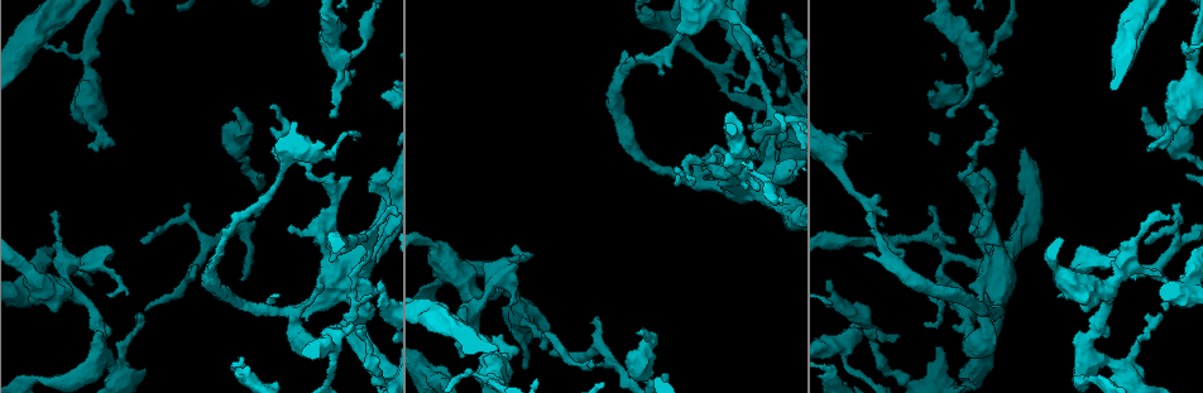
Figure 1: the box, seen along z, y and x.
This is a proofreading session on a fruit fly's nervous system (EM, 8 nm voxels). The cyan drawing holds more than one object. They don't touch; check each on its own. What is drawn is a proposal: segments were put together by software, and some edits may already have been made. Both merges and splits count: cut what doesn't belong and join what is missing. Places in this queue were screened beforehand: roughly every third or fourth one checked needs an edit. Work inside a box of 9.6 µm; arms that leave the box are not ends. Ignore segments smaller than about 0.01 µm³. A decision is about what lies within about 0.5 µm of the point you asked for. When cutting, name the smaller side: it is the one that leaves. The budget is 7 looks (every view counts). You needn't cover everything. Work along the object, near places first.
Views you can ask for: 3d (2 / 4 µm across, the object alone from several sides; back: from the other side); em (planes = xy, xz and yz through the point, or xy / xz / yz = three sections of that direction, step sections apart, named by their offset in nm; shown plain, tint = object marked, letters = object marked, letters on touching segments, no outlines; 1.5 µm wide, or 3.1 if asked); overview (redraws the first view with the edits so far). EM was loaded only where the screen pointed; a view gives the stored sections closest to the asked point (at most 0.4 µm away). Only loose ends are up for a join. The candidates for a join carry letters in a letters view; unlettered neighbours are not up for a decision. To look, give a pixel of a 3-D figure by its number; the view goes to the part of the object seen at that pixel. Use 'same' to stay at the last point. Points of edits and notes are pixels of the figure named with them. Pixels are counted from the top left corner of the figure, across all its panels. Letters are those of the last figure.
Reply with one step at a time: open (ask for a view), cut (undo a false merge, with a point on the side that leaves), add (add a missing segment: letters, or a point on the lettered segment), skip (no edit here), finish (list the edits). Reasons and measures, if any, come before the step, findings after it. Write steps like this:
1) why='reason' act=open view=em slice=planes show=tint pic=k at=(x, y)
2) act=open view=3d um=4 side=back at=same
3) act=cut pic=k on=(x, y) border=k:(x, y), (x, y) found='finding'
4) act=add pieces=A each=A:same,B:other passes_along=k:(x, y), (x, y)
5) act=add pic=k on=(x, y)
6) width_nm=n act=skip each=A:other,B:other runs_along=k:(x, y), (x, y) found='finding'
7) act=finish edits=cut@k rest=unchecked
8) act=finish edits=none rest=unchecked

why='thick turns thin' act=open view=3d um=2 pic=1 at=(617, 80)

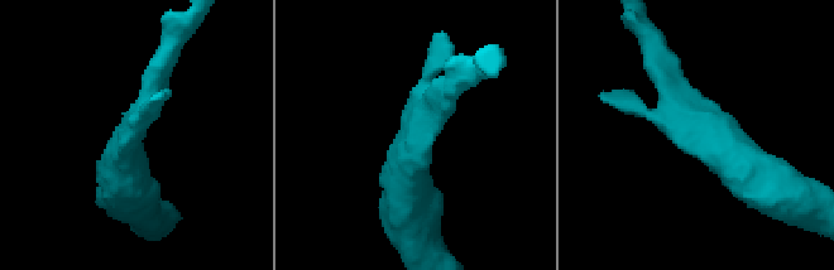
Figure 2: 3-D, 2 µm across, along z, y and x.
why='need the tissue' act=open view=em slice=planes show=letters pic=2 at=(706, 127)

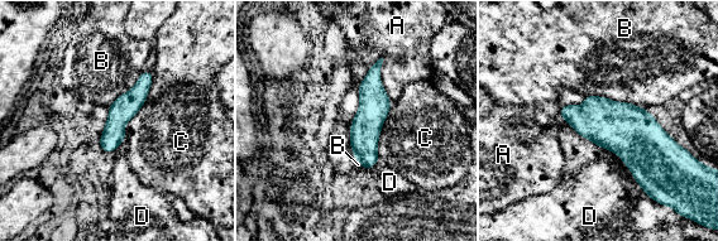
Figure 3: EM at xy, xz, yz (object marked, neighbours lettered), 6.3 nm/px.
width_nm=160 act=skip each=A:other,B:other,C:other,D:other border=3:(153, 72), (123, 140) found='one neuron here'

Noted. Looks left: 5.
why='tapers out' act=open view=em slice=xz step=4 show=tint pic=1 at=(272, 107)

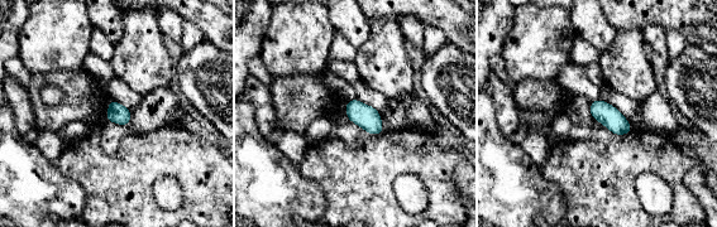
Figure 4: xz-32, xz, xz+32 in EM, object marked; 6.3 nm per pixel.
why='another direction' act=open view=em slice=planes show=letters at=same

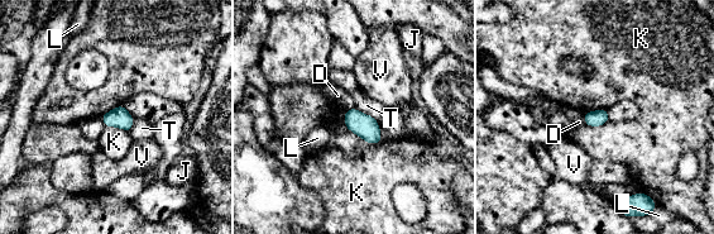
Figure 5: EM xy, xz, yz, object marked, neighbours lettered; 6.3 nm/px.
width_nm=100 longest_contact=T:190nm act=skip each=D:other,J:other,K:other,L:other,T:other,V:other found='no lettered segment goes on from it'

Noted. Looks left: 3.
why='branch stops here' act=open view=em slice=xz step=4 show=letters pic=1 at=(1148, 152)

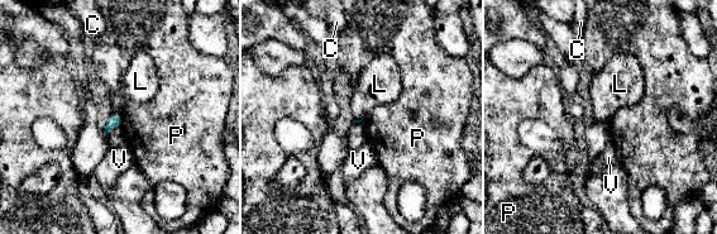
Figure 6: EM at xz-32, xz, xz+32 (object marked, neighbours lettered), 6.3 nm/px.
why='cut it another way' act=open view=em slice=planes show=letters at=same

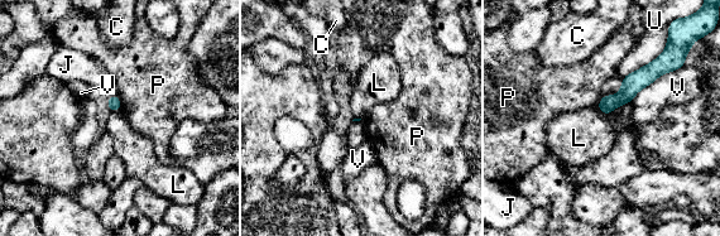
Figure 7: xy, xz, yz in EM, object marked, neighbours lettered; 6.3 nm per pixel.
act=skip each=C:other,J:other,L:other,P:other,U:other,V:other border=7:(120, 110), (110, 112) found='none of them fits'

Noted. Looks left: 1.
act=finish edits=none rest=unchecked

